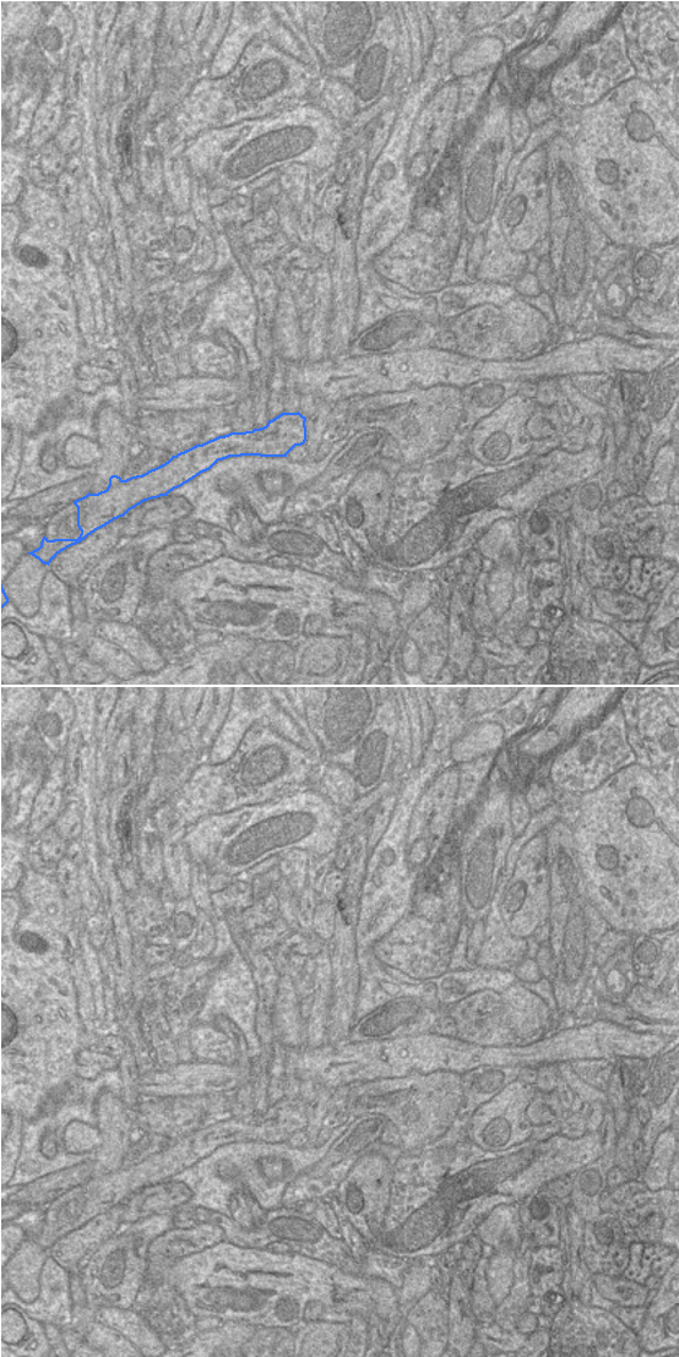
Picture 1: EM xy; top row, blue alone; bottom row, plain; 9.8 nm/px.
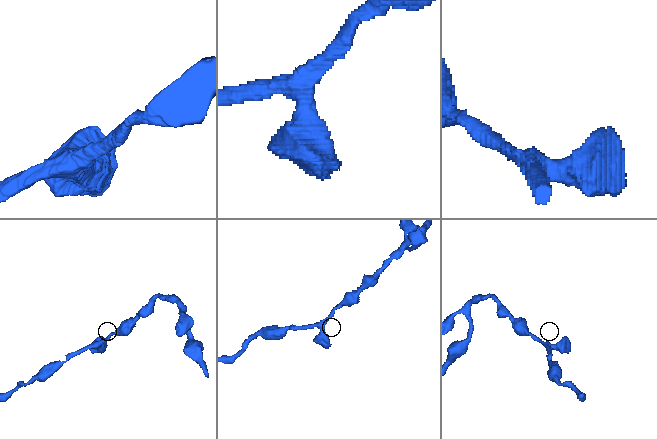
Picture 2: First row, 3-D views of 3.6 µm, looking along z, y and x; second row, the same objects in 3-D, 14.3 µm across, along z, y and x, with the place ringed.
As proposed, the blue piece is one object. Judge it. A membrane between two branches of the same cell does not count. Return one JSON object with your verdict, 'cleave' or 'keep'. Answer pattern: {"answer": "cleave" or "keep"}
{"answer": "keep"}

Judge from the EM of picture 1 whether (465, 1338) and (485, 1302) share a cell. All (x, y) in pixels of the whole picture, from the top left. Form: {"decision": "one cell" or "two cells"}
{"decision": "two cells"}

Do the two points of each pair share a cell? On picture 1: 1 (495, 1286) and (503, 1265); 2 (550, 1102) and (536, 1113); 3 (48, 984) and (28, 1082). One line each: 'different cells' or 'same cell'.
1: same cell
2: same cell
3: same cell

